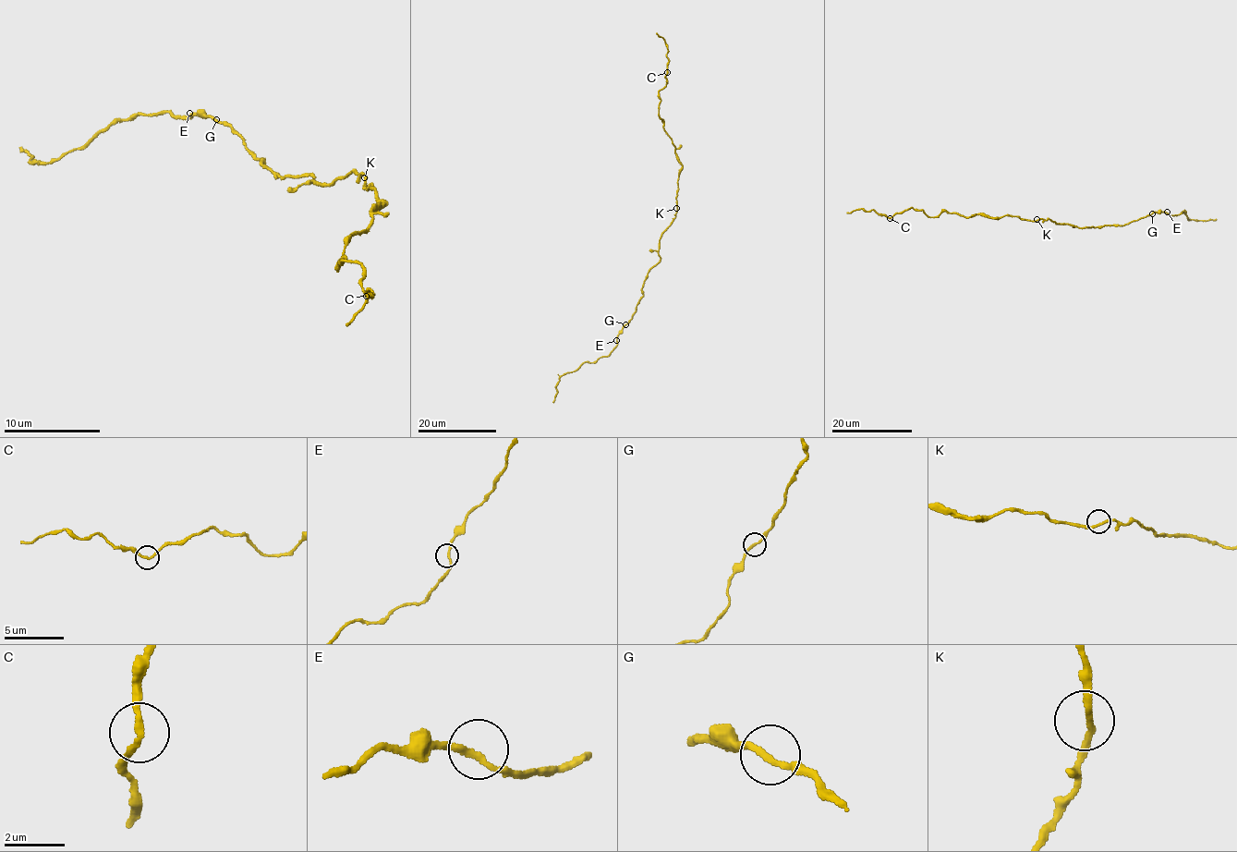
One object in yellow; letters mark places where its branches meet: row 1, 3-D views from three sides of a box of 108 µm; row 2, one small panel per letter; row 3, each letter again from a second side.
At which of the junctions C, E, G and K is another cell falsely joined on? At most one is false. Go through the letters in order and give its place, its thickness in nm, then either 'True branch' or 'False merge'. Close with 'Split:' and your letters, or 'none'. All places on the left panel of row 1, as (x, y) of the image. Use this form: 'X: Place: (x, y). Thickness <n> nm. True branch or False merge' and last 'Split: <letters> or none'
C: Place: (366, 296). Thickness 200 nm. True branch
E: Place: (189, 113). Thickness 200 nm. True branch
G: Place: (216, 119). Thickness 200 nm. True branch
K: Place: (364, 177). Thickness 200 nm. True branch
Split: none

